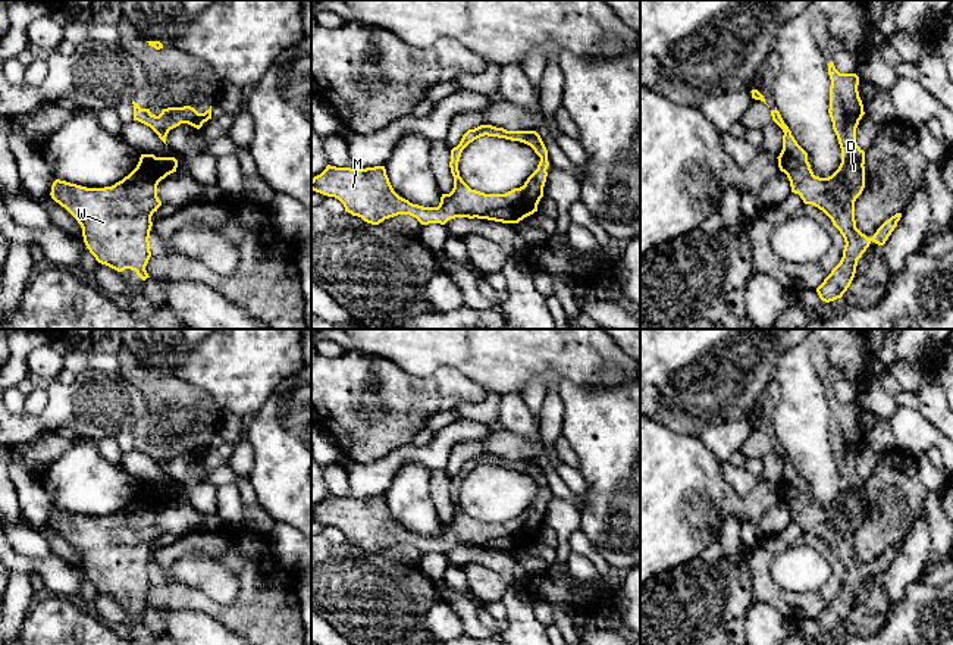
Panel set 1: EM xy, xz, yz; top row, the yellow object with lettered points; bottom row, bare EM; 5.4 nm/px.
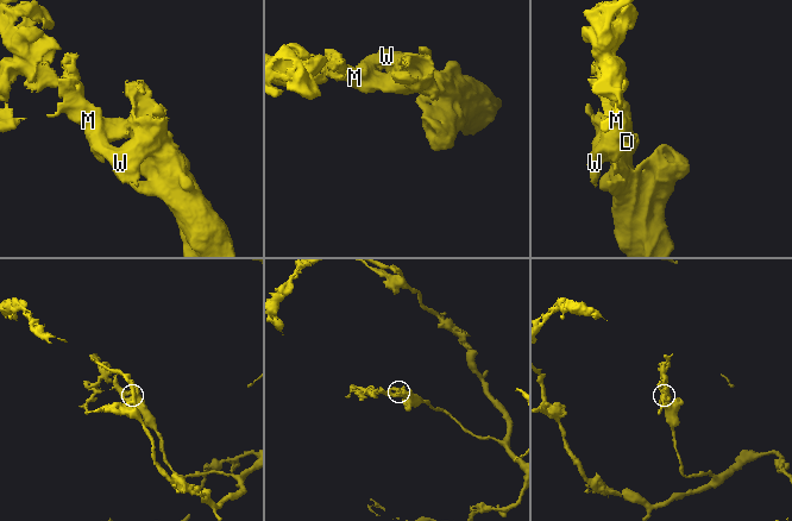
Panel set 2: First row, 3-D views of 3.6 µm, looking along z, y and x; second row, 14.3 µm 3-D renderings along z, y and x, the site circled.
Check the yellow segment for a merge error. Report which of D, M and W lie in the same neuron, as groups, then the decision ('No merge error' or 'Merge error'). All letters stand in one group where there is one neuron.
Groups: D M W. No merge error

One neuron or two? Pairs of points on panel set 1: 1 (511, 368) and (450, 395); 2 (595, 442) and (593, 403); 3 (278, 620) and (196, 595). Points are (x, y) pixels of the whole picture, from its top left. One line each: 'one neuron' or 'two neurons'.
1: two neurons
2: one neuron
3: one neuron

